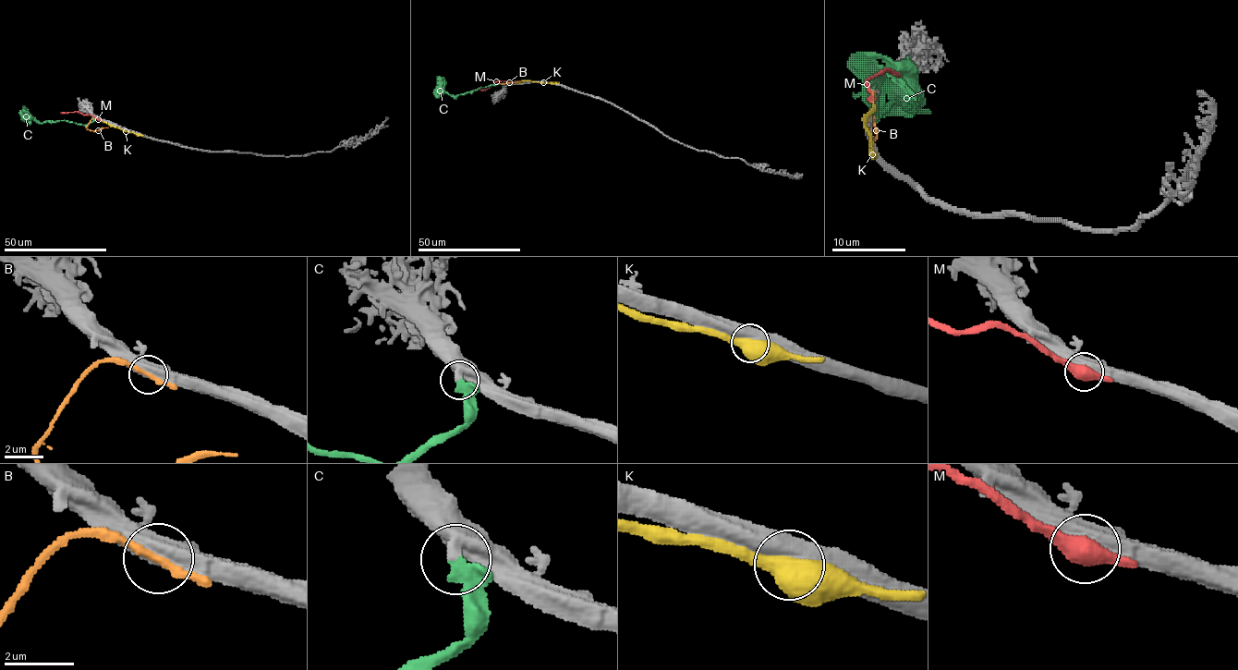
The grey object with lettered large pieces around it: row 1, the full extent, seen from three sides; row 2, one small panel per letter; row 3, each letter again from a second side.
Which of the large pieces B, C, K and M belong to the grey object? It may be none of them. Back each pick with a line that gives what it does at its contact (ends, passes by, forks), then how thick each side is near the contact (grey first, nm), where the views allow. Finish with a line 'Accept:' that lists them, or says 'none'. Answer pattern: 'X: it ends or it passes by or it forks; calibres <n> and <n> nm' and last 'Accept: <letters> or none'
C: it ends; calibres 440 and 400 nm
Accept: C

